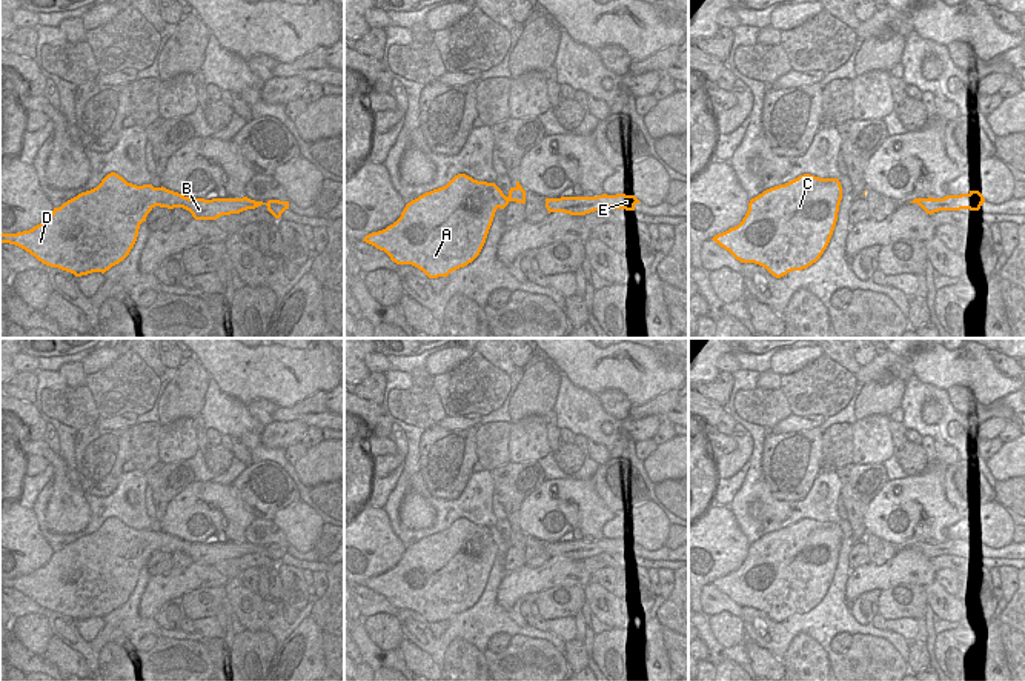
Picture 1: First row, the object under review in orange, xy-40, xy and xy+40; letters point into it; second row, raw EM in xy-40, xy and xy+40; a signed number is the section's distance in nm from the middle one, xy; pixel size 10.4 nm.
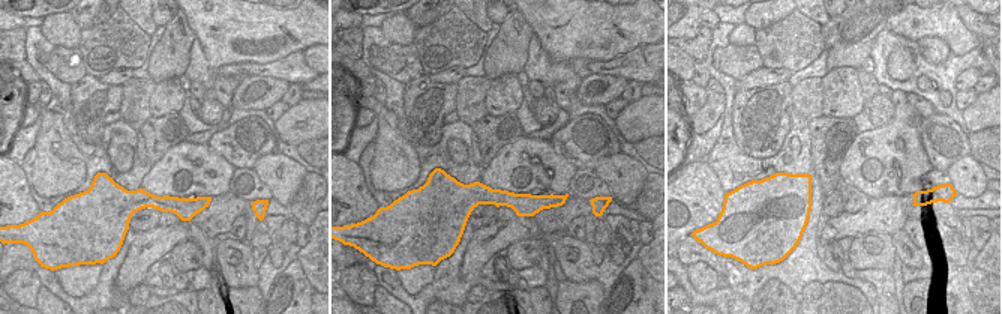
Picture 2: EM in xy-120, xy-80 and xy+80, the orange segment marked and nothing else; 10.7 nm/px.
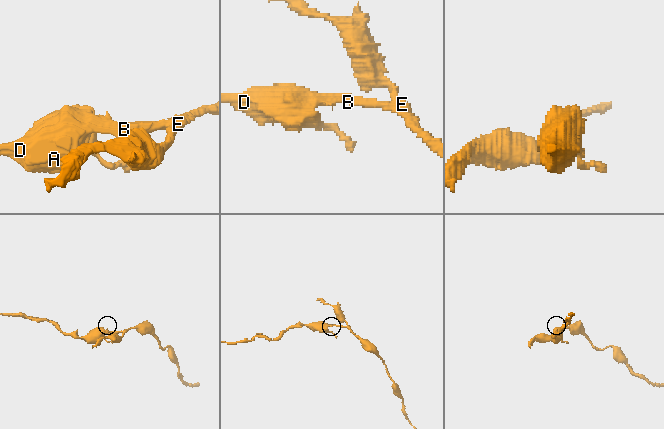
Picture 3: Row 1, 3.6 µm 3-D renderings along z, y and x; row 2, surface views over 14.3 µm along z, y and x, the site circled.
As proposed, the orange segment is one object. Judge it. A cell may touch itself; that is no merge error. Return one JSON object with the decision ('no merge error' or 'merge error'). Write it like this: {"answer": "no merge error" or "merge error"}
{"answer": "merge error"}

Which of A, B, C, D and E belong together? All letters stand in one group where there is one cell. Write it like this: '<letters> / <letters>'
A B C D / E

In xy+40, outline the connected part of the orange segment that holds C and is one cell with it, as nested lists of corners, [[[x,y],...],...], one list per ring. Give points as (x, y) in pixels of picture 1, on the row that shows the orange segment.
[[[810,174],[770,188],[751,198],[742,221],[712,240],[741,263],[755,263],[781,278],[791,271],[802,271],[816,263],[833,235],[842,186],[838,178],[819,178]]]

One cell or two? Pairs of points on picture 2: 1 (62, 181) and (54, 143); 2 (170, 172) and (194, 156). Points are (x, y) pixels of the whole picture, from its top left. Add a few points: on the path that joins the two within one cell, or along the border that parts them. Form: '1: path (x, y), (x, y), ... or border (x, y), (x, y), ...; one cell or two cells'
1: path (57, 172), (57, 152); one cell
2: path (176, 172), (188, 161); one cell

